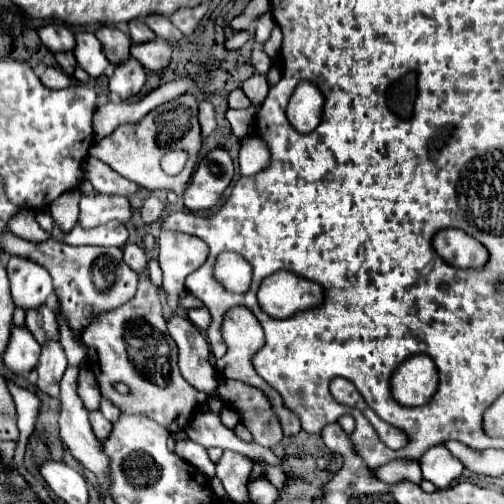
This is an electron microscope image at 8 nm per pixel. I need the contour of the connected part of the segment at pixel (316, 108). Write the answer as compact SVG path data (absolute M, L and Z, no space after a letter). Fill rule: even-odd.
M300 83L288 103L288 119L300 133L310 133L320 123L324 97L314 83Z

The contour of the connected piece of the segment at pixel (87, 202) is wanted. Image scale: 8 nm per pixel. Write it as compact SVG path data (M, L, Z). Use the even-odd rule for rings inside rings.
M96 195L80 199L80 217L78 223L84 229L94 229L110 220L121 220L126 223L132 216L131 205L124 197Z

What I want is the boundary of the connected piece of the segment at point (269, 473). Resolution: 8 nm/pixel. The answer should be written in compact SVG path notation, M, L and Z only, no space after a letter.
M254 460L256 463L260 463L262 467L264 467L264 471L266 473L266 479L270 481L275 487L279 490L282 490L286 486L286 475L284 473L284 465L280 464L277 466L273 466L267 464L264 461Z

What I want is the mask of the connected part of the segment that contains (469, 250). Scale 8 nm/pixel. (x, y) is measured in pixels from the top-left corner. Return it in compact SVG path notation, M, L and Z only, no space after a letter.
M442 229L434 237L436 253L452 267L472 269L488 263L488 249L462 229Z

